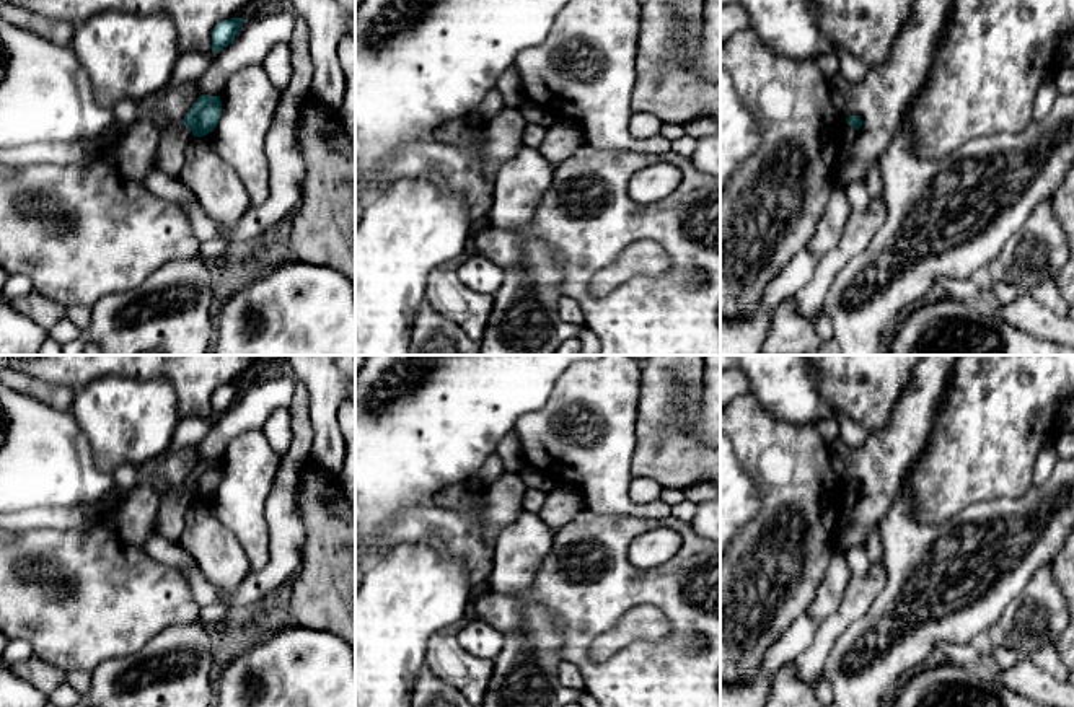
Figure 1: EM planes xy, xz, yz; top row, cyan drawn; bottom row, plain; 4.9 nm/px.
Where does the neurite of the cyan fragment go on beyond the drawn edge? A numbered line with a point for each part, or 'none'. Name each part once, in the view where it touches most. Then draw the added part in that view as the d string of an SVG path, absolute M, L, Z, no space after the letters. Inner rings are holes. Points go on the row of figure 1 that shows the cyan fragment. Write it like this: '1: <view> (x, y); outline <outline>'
none

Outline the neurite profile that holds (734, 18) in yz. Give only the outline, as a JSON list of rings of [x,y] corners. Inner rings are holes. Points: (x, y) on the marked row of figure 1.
[[[742,5],[720,7],[720,44],[725,42],[733,33],[751,26],[750,15]]]

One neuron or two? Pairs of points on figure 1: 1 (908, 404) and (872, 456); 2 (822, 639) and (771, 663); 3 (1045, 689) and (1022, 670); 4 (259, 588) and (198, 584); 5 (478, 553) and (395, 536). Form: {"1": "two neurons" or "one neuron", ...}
{"1": "one neuron", "2": "two neurons", "3": "one neuron", "4": "one neuron", "5": "one neuron"}

